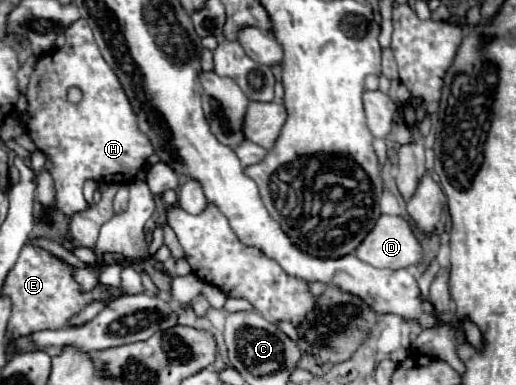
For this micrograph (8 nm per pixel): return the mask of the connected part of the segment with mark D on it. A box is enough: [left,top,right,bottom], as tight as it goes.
[356,214,422,270]

